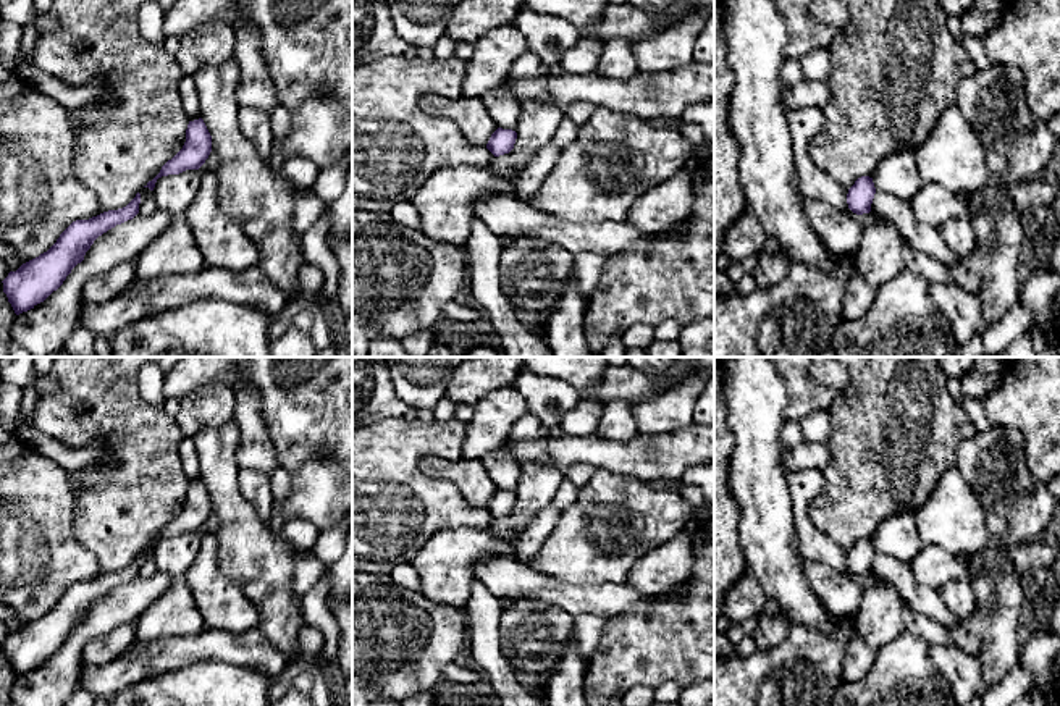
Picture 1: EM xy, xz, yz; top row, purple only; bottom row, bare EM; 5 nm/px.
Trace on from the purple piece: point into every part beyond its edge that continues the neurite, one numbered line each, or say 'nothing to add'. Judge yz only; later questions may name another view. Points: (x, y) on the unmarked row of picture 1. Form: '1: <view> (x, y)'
nothing to add

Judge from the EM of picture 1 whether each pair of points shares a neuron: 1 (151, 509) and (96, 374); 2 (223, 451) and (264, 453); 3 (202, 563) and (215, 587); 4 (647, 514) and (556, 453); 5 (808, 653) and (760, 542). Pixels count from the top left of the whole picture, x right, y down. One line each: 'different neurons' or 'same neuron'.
1: same neuron
2: different neurons
3: same neuron
4: different neurons
5: different neurons

